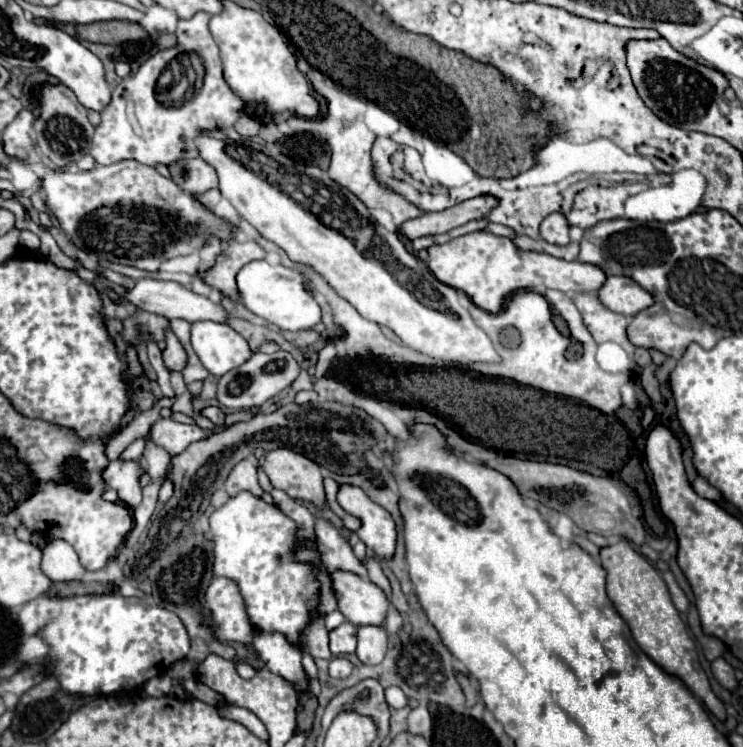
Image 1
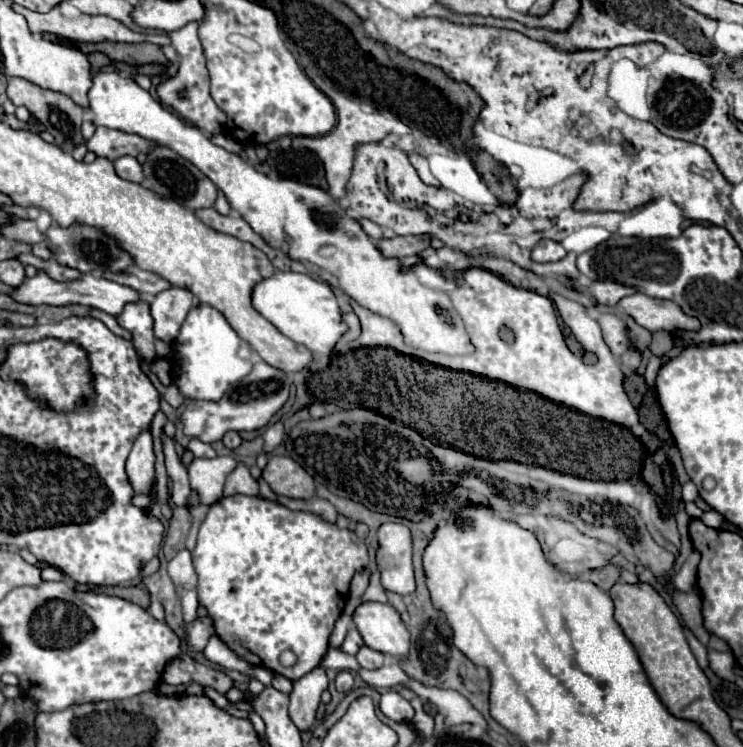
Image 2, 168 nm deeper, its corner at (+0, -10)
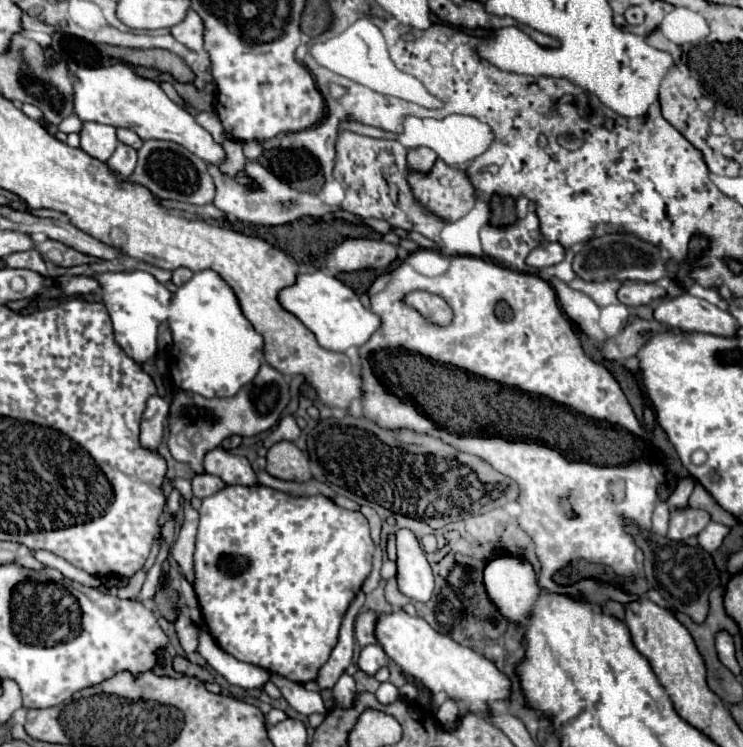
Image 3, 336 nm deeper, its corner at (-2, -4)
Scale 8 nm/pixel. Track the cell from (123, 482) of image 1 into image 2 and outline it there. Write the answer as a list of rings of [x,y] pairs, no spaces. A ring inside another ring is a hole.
[[[148,427],[134,441],[132,453],[126,463],[126,471],[136,493],[146,493],[152,489],[152,483],[154,483],[154,449],[152,447],[154,447],[152,433]]]

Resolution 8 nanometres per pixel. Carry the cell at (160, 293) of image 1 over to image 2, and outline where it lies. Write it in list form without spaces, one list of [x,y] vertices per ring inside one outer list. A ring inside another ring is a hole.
[[[38,271],[34,277],[24,277],[24,281],[10,291],[10,297],[26,305],[84,305],[106,311],[116,317],[124,309],[124,303],[132,303],[132,299],[138,299],[138,293],[126,285],[118,285],[114,281],[108,281],[104,277],[94,277],[90,273],[84,273],[74,281],[60,283],[48,277],[44,271]]]

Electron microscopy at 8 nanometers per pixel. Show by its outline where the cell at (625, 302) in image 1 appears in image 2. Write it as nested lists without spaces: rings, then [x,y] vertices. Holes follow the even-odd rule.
[[[636,293],[630,297],[624,297],[618,303],[628,315],[636,319],[642,327],[648,331],[698,331],[700,321],[696,317],[686,315],[680,305],[674,301],[664,301],[664,299],[654,299],[644,293]]]

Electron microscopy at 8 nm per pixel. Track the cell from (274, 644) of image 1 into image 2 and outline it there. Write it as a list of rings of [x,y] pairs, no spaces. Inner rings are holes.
[[[324,667],[310,671],[306,677],[294,683],[294,691],[290,693],[288,715],[300,731],[310,729],[310,725],[314,723],[320,695],[326,689],[328,689],[328,677],[326,677]]]

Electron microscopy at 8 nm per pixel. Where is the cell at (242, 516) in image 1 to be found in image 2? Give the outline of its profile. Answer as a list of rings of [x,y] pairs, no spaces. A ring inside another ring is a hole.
[[[232,495],[232,497],[222,497],[214,505],[210,505],[210,511],[208,511],[206,519],[202,521],[200,531],[198,531],[198,543],[196,543],[196,549],[192,551],[192,561],[194,561],[196,573],[198,573],[198,601],[206,609],[208,617],[214,621],[216,635],[226,643],[226,647],[230,651],[234,651],[240,659],[244,659],[250,665],[266,667],[266,669],[270,669],[276,675],[282,675],[282,677],[286,677],[290,681],[296,681],[302,675],[306,675],[312,669],[316,669],[320,665],[322,657],[326,655],[326,651],[328,651],[328,639],[332,635],[334,623],[342,615],[342,609],[344,609],[344,605],[348,601],[350,581],[352,581],[352,577],[358,571],[362,571],[362,569],[368,567],[368,547],[366,547],[366,543],[362,539],[356,537],[354,531],[340,529],[336,523],[328,523],[322,517],[314,515],[314,513],[292,511],[292,509],[288,509],[288,507],[276,503],[276,501],[268,501],[268,499],[262,499],[262,497]],[[286,649],[292,649],[298,655],[298,663],[294,667],[282,667],[280,661],[278,661],[280,653],[286,651]]]

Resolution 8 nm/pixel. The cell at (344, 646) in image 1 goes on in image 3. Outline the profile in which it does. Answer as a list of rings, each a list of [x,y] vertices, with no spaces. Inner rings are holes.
[[[366,611],[366,613],[360,613],[356,617],[356,625],[354,625],[354,635],[356,635],[356,641],[360,647],[366,647],[370,643],[376,643],[376,637],[374,637],[374,623],[376,623],[376,615],[372,611]]]

